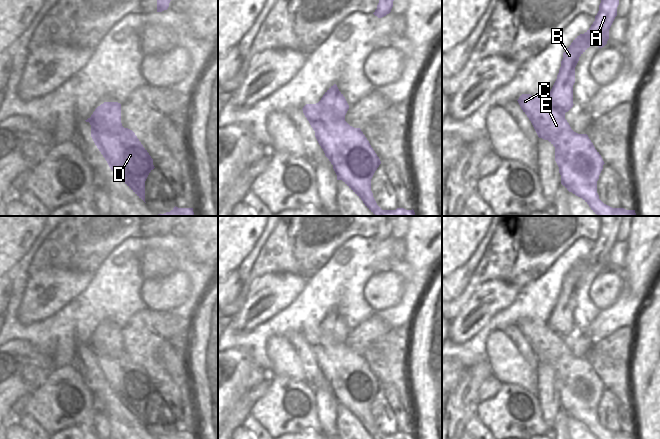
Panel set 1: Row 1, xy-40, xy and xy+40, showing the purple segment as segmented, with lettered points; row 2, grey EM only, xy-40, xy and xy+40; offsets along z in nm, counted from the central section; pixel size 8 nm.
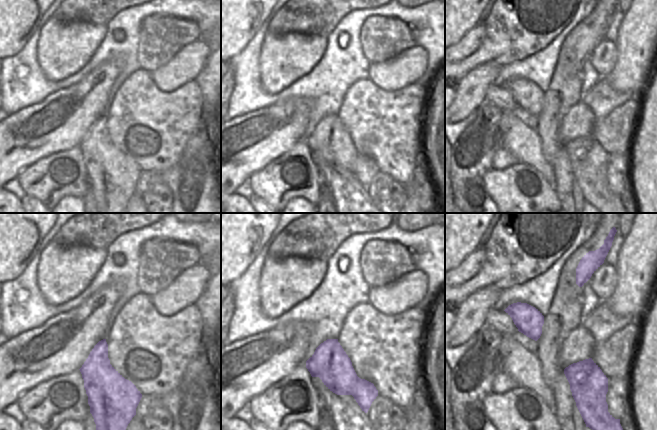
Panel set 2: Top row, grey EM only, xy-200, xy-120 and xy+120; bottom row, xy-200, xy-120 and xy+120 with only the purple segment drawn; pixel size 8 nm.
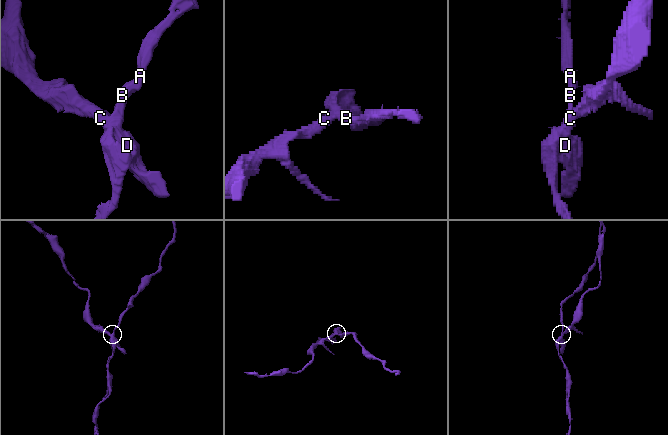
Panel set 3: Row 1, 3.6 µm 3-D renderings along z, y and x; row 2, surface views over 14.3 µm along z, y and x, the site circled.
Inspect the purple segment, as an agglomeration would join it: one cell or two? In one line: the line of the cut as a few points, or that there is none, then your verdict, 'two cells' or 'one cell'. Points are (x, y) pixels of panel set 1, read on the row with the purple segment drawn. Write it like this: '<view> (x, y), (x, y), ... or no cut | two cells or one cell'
xy-40 (89, 122), (104, 122), (108, 125), (121, 126) | two cells

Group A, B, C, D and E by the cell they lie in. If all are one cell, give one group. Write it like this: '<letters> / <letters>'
A B / C D E

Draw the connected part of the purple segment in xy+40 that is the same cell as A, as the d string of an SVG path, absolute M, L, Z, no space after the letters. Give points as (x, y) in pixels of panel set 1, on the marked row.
M601 0L595 21L584 33L577 36L563 53L557 79L547 97L551 106L562 113L573 107L575 67L579 57L590 47L604 47L609 39L609 29L617 16L619 0Z

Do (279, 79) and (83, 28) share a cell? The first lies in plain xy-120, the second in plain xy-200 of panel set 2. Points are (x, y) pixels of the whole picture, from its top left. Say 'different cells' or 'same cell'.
same cell

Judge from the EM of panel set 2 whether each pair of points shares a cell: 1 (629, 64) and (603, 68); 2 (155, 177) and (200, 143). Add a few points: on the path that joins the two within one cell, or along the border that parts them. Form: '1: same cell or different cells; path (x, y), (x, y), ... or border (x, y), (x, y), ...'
1: different cells; border (616, 43), (616, 63), (603, 78)
2: same cell; path (168, 177), (172, 177), (193, 156)

